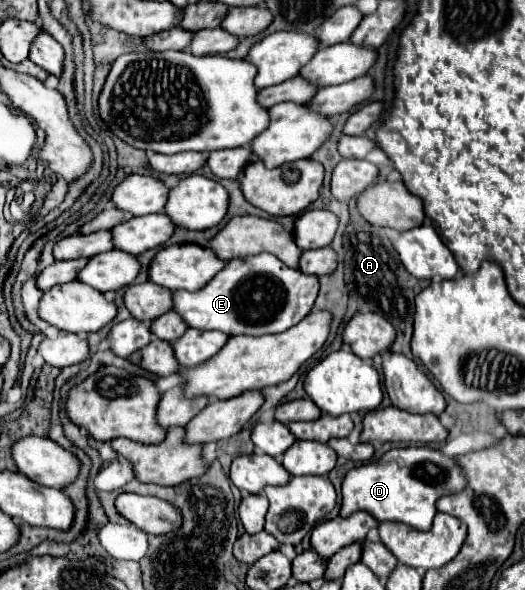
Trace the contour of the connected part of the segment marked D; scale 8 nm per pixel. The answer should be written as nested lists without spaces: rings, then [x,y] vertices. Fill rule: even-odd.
[[[396,447],[384,453],[378,461],[354,467],[342,481],[342,517],[350,517],[354,511],[368,511],[378,523],[398,521],[418,531],[428,531],[436,515],[436,499],[448,493],[456,493],[464,487],[454,457],[448,457],[430,447]]]

